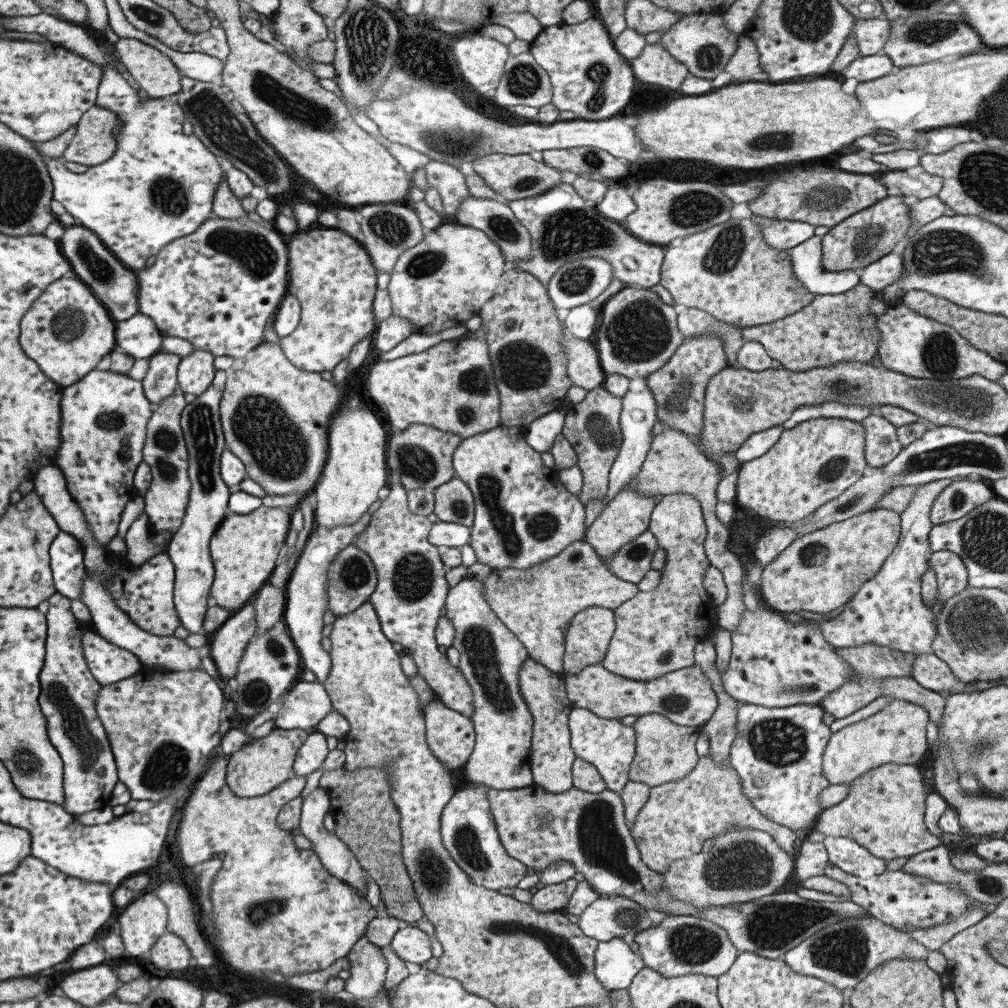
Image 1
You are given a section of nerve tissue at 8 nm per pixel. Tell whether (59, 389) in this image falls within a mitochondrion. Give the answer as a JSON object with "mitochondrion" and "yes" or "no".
{"mitochondrion":"no"}

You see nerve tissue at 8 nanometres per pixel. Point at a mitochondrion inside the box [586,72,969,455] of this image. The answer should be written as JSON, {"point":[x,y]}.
{"point":[640,331]}

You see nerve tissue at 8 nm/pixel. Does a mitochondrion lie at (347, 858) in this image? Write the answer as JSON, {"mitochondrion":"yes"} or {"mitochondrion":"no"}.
{"mitochondrion":"no"}

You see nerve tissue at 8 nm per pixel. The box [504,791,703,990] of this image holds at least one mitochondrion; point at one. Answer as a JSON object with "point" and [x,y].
{"point":[601,844]}

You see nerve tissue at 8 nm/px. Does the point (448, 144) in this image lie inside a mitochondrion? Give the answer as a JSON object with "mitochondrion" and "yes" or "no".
{"mitochondrion":"yes"}

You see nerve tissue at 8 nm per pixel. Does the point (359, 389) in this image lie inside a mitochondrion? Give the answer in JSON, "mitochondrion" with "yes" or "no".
{"mitochondrion":"no"}

